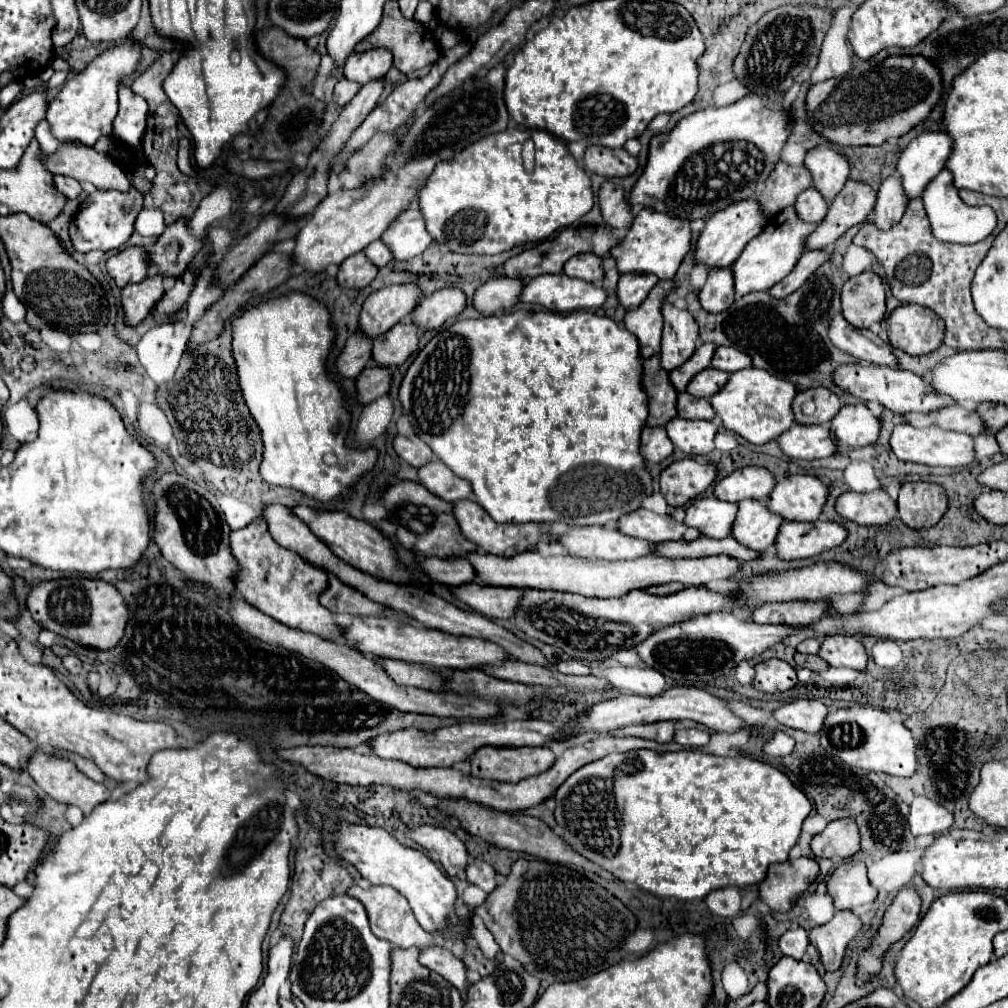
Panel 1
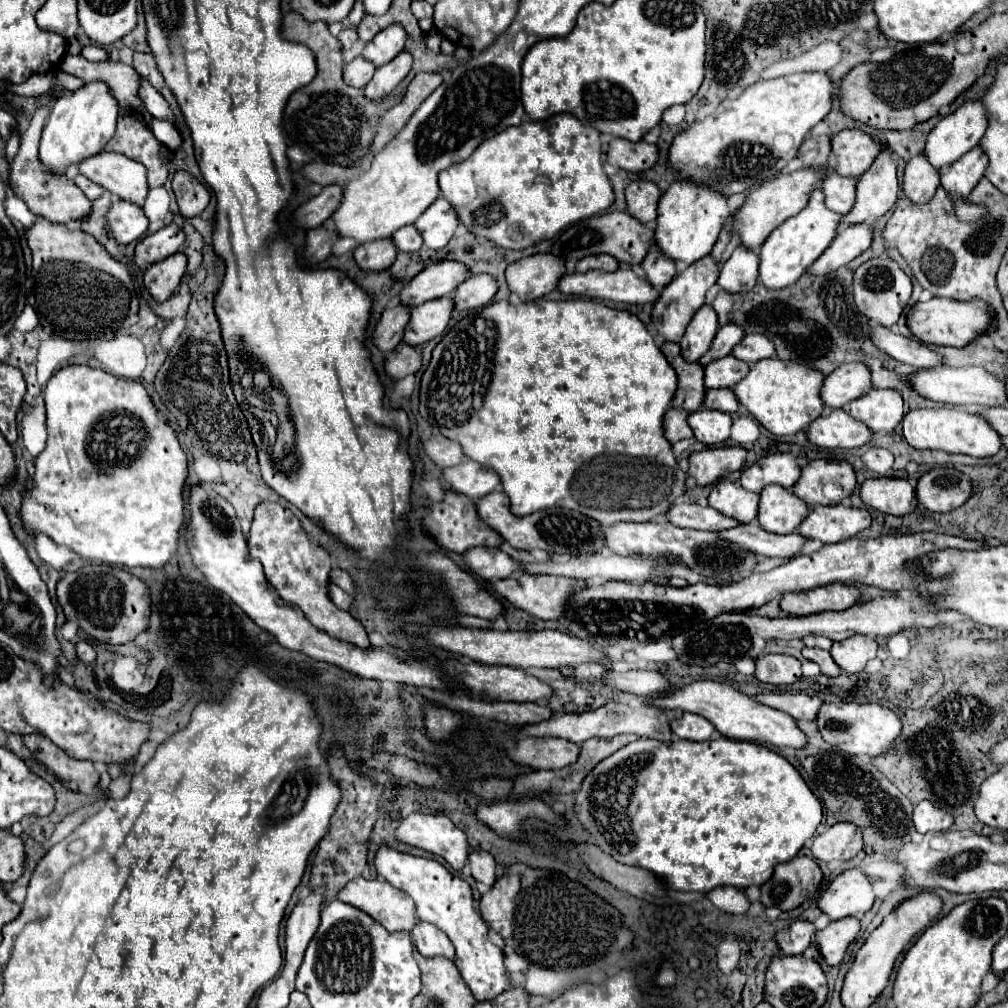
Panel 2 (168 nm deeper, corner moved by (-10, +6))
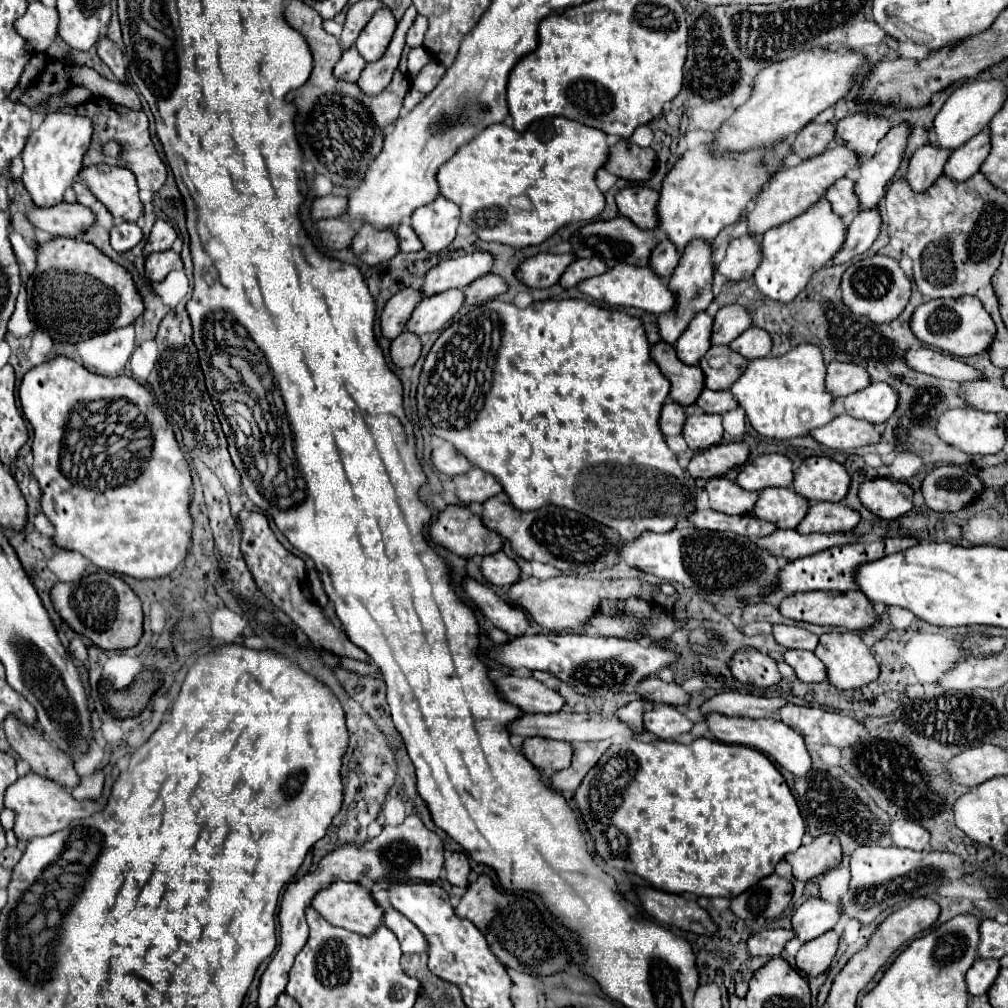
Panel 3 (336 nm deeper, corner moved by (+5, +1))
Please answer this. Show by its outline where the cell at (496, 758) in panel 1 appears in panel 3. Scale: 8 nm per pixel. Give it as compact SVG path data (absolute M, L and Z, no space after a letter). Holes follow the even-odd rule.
M528 737L522 743L520 751L536 769L554 769L554 771L568 769L572 757L570 743L546 737Z

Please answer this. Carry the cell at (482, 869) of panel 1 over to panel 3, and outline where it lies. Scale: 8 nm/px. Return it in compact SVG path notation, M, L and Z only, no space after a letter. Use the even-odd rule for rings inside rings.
M452 853L446 863L444 863L444 869L446 869L446 879L452 883L452 885L458 885L458 887L468 887L468 875L470 875L470 863L466 859L464 853Z

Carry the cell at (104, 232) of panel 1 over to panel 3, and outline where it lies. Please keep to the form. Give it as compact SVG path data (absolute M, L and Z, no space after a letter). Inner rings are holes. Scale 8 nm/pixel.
M122 221L122 223L114 225L112 231L110 231L110 245L118 253L130 251L140 241L142 241L142 231L140 231L140 227L136 223Z

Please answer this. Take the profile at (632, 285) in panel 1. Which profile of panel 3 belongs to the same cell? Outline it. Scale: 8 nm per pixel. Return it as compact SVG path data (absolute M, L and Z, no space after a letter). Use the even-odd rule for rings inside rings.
M660 241L652 253L650 253L650 263L648 267L660 277L660 279L668 279L674 271L674 267L678 265L680 253L676 253L676 249L672 249L670 241Z

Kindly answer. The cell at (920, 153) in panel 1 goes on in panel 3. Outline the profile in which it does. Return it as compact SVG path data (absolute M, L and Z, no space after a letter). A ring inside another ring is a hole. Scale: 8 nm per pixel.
M996 79L974 81L974 83L966 83L966 85L958 87L934 119L934 127L932 127L934 139L932 139L932 143L936 147L948 149L948 151L954 151L954 149L962 147L968 139L972 139L974 135L982 133L988 127L988 121L998 113L1004 99L1006 99L1006 83L996 81Z

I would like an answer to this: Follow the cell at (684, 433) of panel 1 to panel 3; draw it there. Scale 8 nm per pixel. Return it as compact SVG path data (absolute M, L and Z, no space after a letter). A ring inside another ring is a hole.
M690 415L686 417L682 435L692 451L702 451L708 449L722 439L722 417L720 415Z

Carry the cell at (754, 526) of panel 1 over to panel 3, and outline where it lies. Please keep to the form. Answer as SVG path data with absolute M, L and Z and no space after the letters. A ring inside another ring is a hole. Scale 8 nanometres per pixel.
M770 487L760 491L752 515L774 523L778 529L796 529L808 511L808 501L786 487Z

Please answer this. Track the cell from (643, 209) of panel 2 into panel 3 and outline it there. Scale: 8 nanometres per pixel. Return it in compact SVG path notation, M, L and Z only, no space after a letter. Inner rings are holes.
M632 185L616 193L616 205L618 213L630 219L640 229L654 229L656 227L656 197L658 191L644 187L644 185Z

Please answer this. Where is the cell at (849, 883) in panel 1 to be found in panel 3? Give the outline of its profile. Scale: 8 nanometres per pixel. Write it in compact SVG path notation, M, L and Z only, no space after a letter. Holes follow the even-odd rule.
M820 897L806 899L792 915L792 927L800 941L806 943L830 931L840 919L840 903L828 903Z

